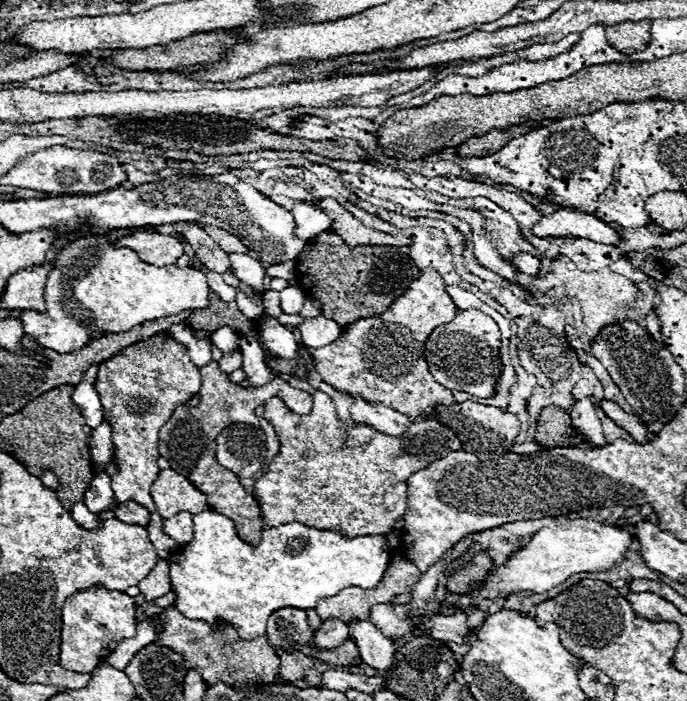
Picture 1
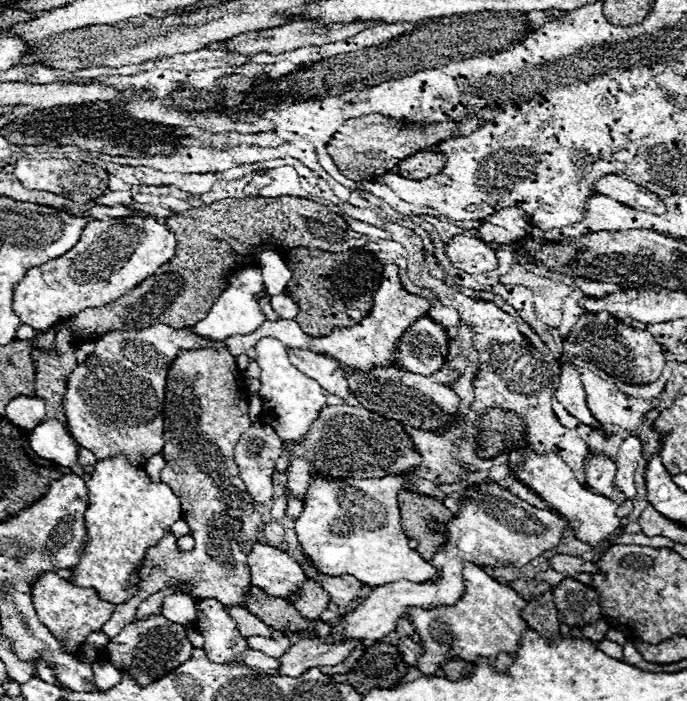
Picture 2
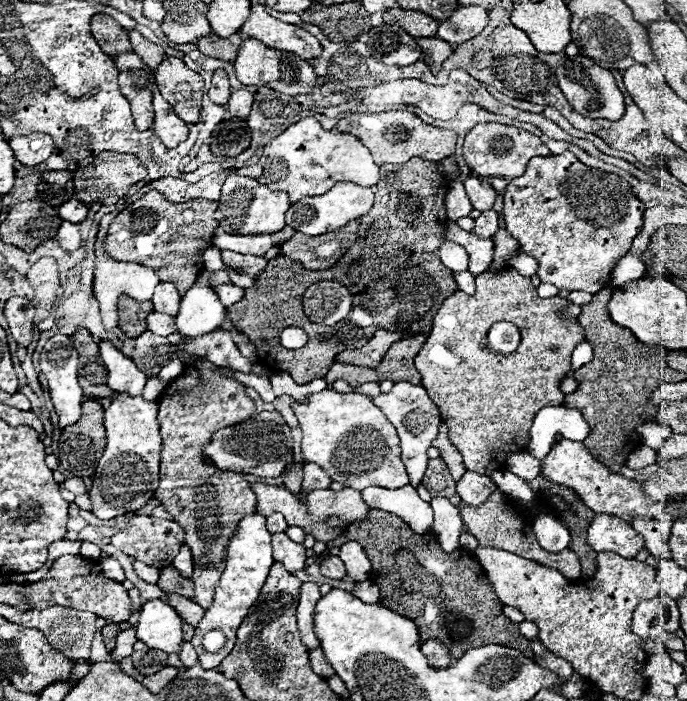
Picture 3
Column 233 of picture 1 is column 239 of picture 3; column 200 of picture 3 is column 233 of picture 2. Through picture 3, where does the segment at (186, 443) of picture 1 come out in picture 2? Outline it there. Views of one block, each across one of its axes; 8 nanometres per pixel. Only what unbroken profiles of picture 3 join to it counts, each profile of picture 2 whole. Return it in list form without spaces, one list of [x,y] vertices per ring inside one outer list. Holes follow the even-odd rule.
[[[206,348],[206,350],[182,350],[178,358],[174,360],[168,378],[166,378],[166,404],[164,404],[164,448],[162,456],[166,460],[166,466],[162,468],[162,482],[172,488],[172,492],[180,498],[182,504],[182,518],[188,522],[190,532],[196,540],[196,548],[186,556],[178,552],[176,548],[176,536],[168,530],[164,540],[160,540],[154,548],[150,548],[145,554],[142,566],[136,572],[130,574],[128,584],[138,586],[138,594],[134,594],[126,604],[120,604],[112,616],[104,624],[106,636],[116,636],[122,632],[126,624],[134,620],[136,608],[152,594],[178,584],[182,590],[186,590],[188,596],[204,598],[204,596],[218,596],[218,600],[224,606],[244,606],[244,598],[248,590],[252,588],[250,580],[250,568],[248,568],[248,554],[252,546],[258,542],[260,528],[264,526],[264,518],[256,514],[254,500],[248,494],[238,466],[234,462],[234,446],[240,438],[240,434],[252,426],[252,420],[248,416],[248,384],[242,378],[240,370],[236,368],[234,356],[226,348]]]

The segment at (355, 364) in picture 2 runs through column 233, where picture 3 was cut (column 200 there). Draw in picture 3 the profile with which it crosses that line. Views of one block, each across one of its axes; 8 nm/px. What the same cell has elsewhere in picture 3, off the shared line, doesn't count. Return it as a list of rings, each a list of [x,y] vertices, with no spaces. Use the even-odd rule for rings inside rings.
[[[216,330],[194,338],[190,342],[190,352],[206,356],[216,366],[230,367],[245,374],[252,371],[253,362],[241,355],[226,330]]]

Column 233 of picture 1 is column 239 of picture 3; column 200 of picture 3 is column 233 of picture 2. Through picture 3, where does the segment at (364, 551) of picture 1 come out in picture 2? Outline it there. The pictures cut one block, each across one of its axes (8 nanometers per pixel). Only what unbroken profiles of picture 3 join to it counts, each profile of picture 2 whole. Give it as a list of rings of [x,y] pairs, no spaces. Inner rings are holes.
[[[202,598],[196,602],[196,610],[198,610],[198,614],[194,620],[194,628],[204,636],[206,656],[212,662],[220,662],[220,664],[242,664],[242,654],[248,650],[248,644],[242,638],[238,624],[226,612],[224,604],[218,602],[216,598]]]

